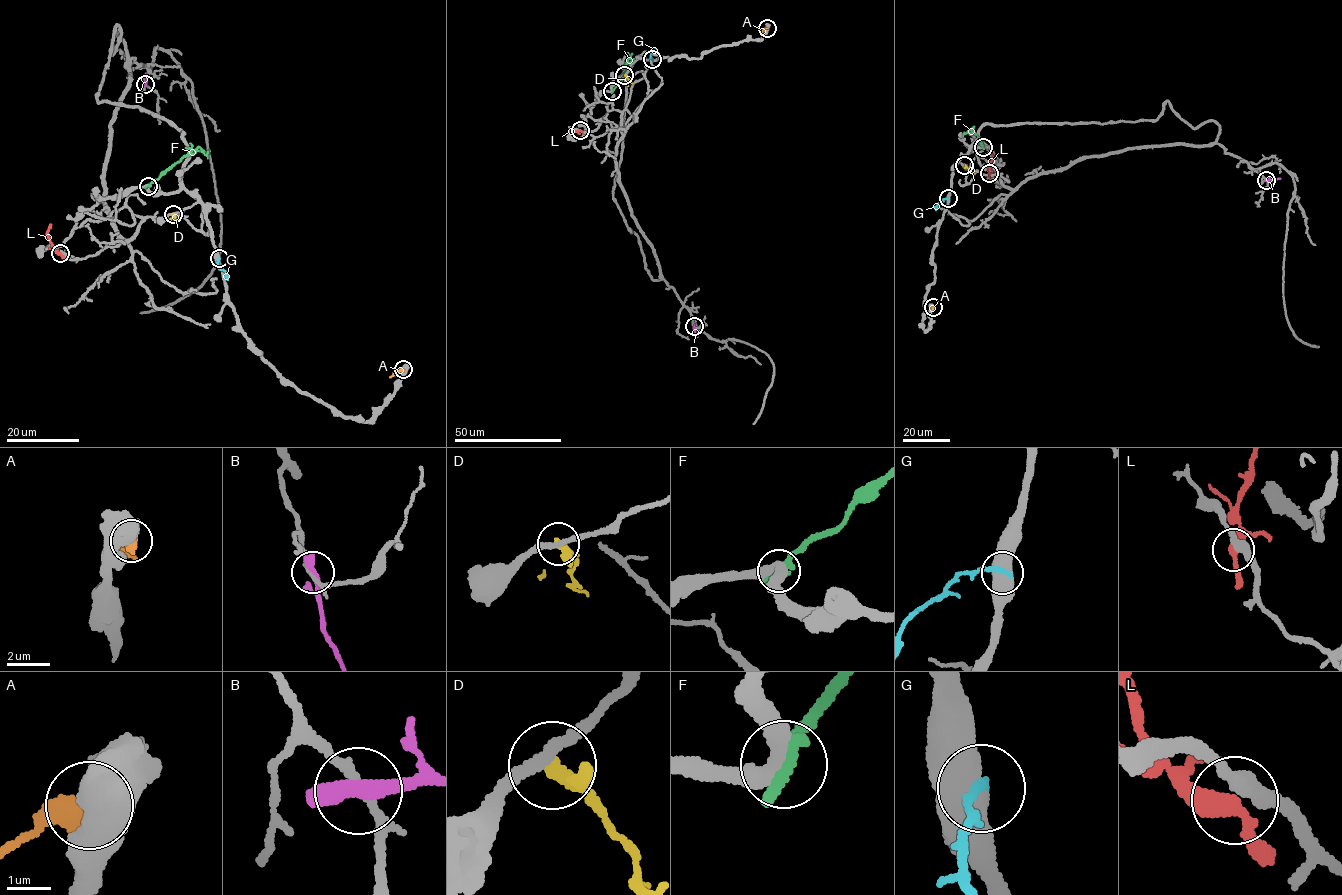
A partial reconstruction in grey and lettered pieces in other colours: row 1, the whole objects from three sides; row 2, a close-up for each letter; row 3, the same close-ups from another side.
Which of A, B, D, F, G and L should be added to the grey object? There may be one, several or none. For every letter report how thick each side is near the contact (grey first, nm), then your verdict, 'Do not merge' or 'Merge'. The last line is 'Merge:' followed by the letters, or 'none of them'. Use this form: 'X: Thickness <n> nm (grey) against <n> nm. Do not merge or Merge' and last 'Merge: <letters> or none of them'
A: Thickness 750 nm (grey) against 550 nm. Do not merge
B: Thickness 170 nm (grey) against 480 nm. Do not merge
D: Thickness 260 nm (grey) against 240 nm. Do not merge
F: Thickness 400 nm (grey) against 380 nm. Do not merge
G: Thickness 550 nm (grey) against 220 nm. Do not merge
L: Thickness 360 nm (grey) against 340 nm. Do not merge
Merge: none of them

